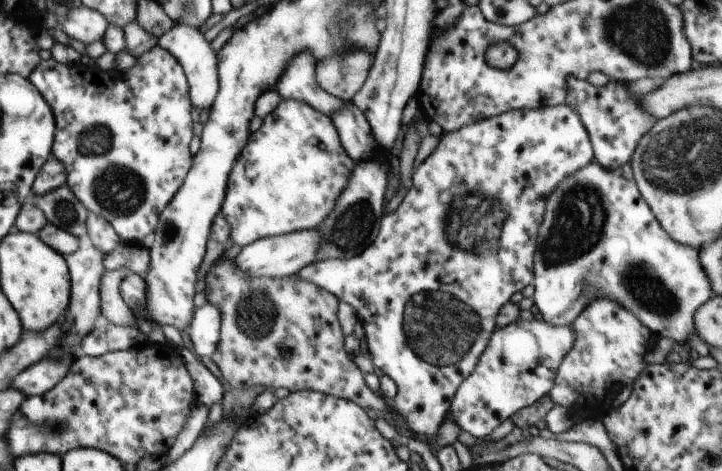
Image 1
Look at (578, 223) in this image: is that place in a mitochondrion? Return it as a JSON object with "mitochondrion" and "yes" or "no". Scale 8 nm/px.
{"mitochondrion":"yes"}

